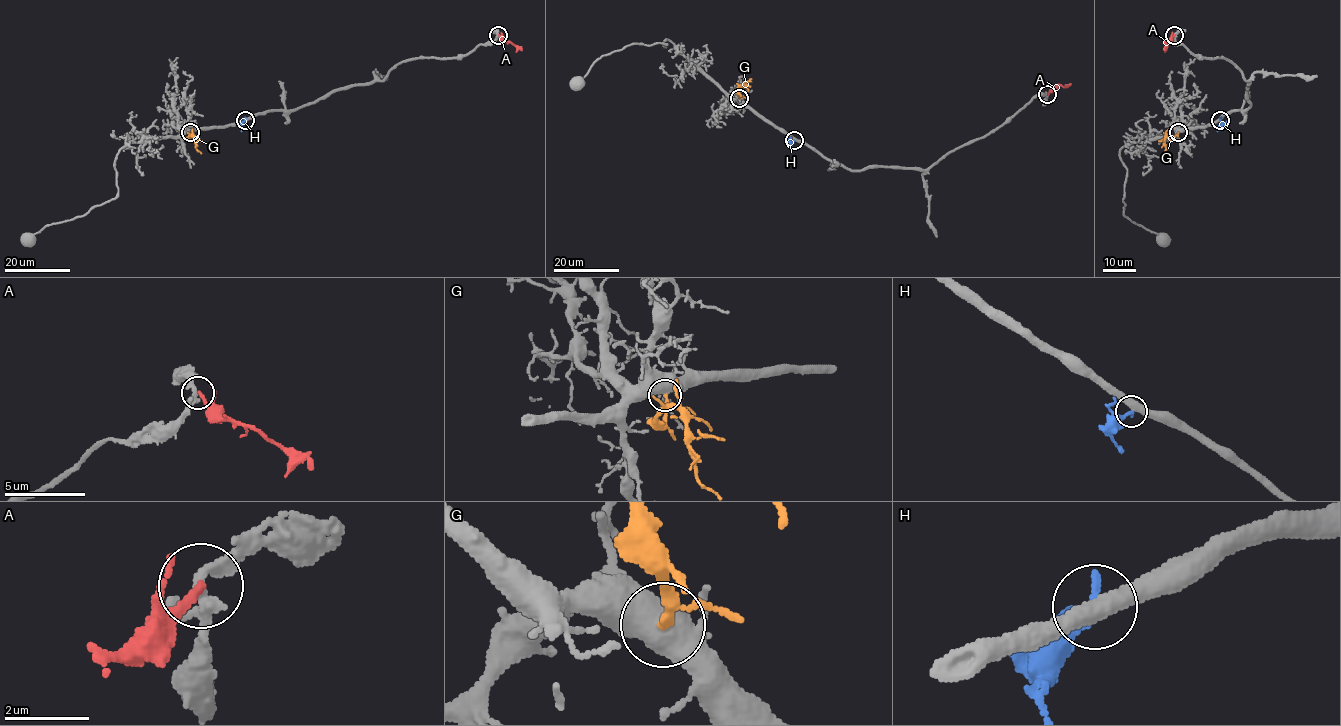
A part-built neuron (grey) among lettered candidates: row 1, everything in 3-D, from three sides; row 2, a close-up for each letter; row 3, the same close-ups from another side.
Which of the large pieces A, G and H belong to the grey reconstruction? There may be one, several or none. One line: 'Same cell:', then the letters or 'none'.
Same cell: G

